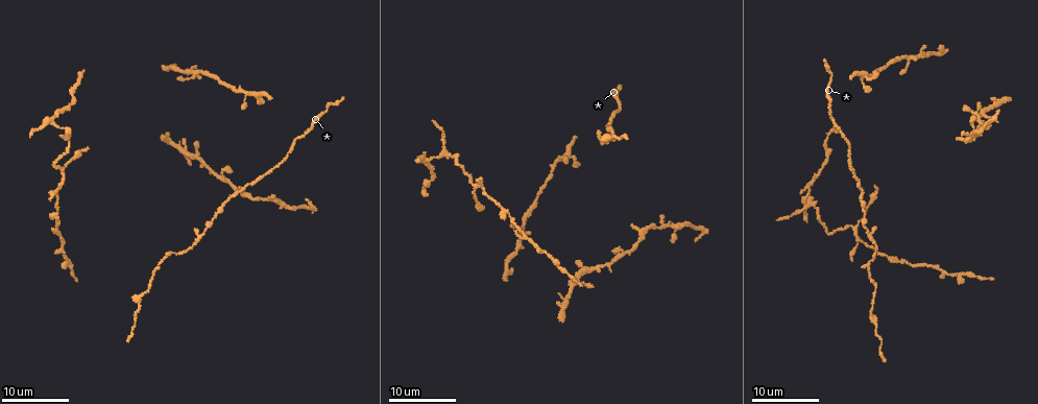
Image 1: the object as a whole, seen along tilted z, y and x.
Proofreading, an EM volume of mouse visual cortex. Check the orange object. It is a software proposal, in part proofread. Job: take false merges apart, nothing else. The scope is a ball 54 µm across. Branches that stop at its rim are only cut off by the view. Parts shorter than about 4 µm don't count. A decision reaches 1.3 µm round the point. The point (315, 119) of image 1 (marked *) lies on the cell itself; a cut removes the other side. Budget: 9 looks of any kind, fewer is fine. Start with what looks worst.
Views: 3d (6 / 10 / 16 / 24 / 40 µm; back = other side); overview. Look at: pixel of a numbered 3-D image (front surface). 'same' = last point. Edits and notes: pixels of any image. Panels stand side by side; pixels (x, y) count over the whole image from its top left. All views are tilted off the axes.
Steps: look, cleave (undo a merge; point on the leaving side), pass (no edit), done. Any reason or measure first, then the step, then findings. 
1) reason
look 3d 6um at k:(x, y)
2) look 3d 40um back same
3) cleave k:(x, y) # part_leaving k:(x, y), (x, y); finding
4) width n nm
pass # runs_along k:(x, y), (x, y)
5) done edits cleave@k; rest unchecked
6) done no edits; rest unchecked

looks like a crossing
look 3d 16um at 1:(67, 134)

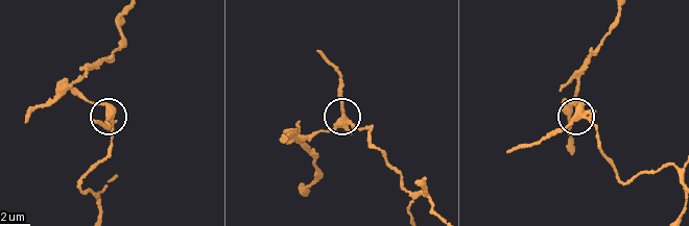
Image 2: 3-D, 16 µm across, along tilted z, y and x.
look 3d 10um at 2:(342, 118)

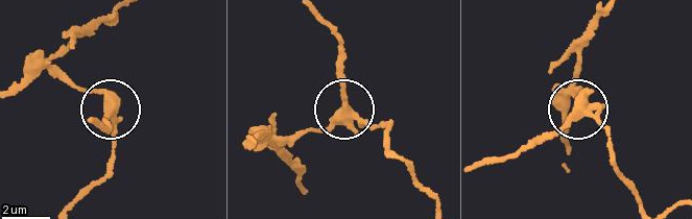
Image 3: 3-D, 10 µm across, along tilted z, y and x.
width 340 nm
cleave 3:(104, 90) # part_leaving 3:(598, 112), (575, 79), (583, 45), (601, 11); a second cell is stuck on

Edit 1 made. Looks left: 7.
four or more arms meet
look 3d 24um at 1:(893, 260)

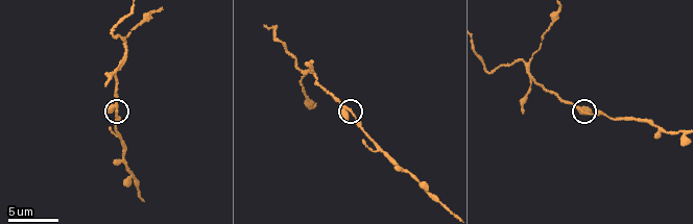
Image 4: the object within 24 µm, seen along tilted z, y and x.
look 3d 10um at 4:(352, 113)

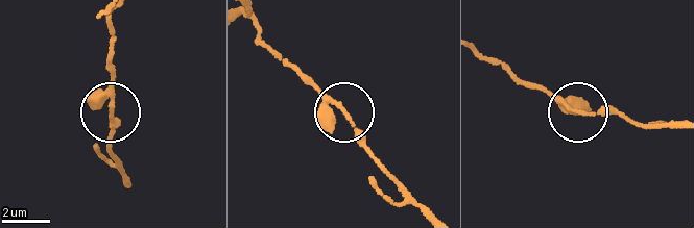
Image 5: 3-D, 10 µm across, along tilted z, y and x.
side_arm 17 um
pass # continuous, no second cell

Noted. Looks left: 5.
arms part here
look 3d 10um at 4:(125, 44)

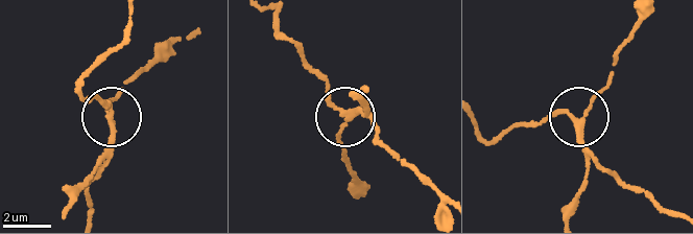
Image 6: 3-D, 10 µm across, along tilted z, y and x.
look 3d 6um at 6:(109, 118)

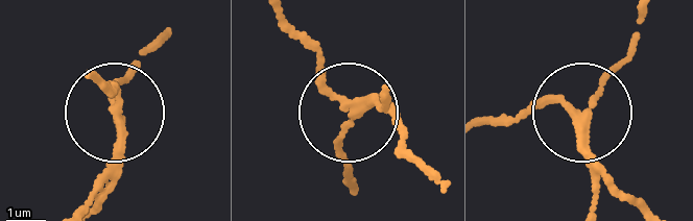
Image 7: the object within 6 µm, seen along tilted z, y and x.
cleave 7:(87, 202) # part_leaving 7:(367, 107), (339, 140), (354, 188); a second cell is stuck on

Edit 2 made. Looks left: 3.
look overview

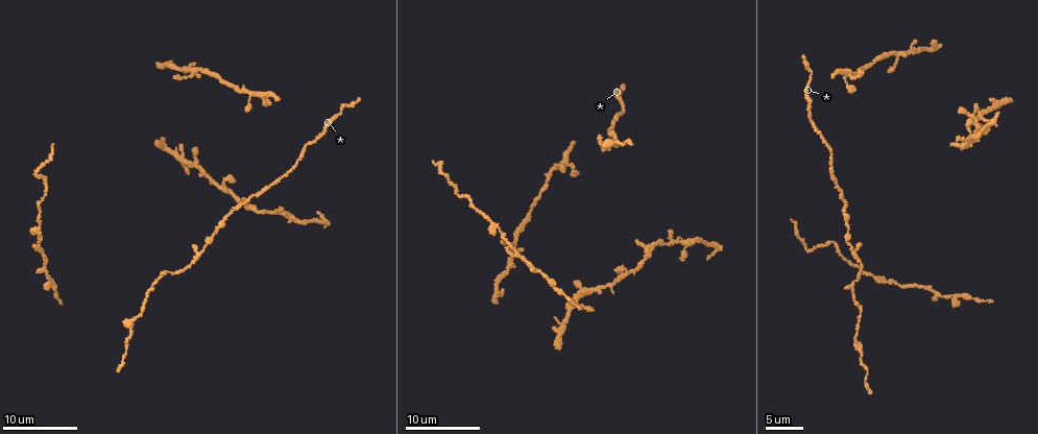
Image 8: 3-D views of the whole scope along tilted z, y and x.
four or more arms meet
look 3d 10um at 8:(194, 70)

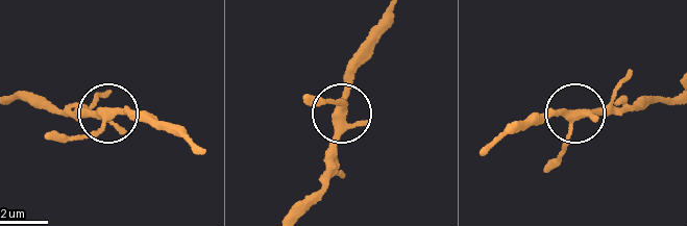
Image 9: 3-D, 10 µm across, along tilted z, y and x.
pass # continuous, no second cell

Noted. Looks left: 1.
done edits cleave@3, cleave@7; rest unchecked

